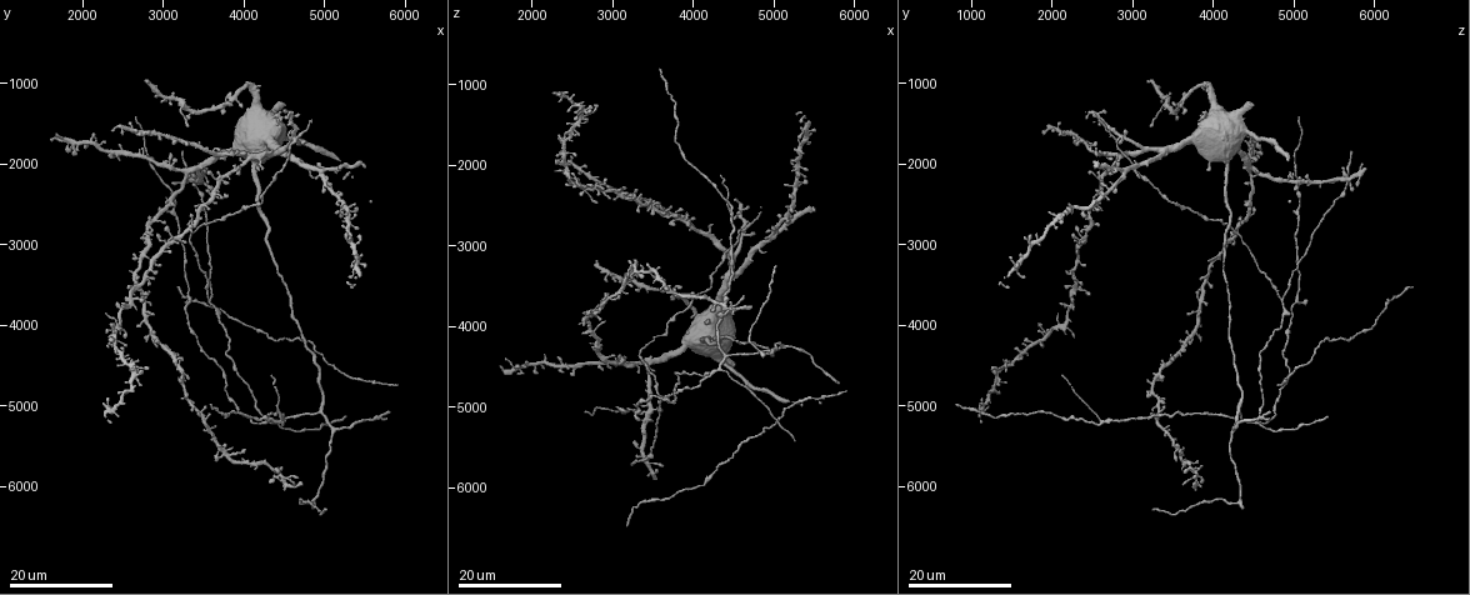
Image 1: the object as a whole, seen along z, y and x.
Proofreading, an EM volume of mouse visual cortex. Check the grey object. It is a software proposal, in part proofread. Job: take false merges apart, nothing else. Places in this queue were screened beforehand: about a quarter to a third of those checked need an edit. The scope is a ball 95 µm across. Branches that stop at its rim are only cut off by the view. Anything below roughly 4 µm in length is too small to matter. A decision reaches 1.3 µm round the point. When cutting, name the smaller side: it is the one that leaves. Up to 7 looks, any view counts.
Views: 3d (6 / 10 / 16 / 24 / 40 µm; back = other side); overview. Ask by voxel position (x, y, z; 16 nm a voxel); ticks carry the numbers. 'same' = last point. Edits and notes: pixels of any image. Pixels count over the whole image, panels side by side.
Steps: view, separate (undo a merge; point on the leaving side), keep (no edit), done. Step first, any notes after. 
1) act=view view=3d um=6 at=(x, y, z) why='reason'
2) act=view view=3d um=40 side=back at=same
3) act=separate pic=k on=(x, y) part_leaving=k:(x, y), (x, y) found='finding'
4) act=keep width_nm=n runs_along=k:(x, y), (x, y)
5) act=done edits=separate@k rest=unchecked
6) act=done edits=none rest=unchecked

act=view view=3d um=24 at=(4450, 5200, 2650) why='three-way junction'

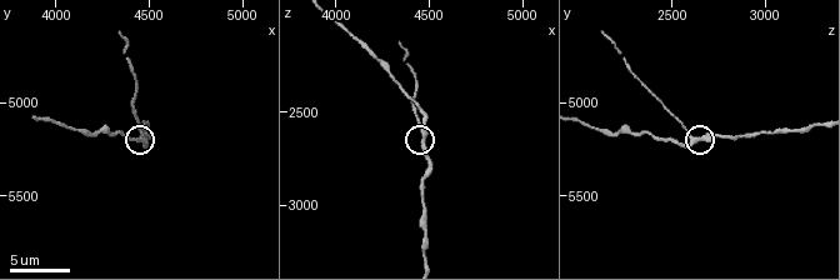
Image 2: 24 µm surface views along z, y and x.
act=view view=3d um=10 at=(4480, 5220, 2600)

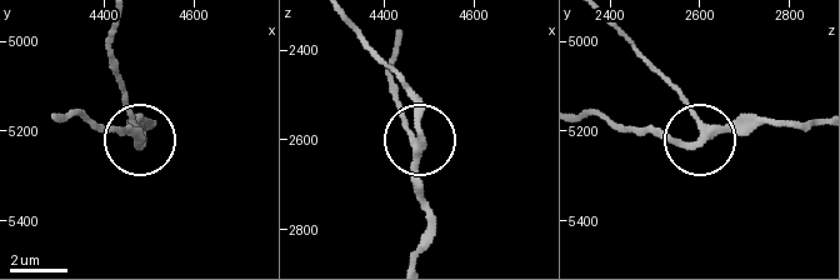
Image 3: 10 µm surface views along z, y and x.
act=keep width_nm=260 found='continuous, no second neuron'

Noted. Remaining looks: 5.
act=view view=3d um=16 at=(4950, 5050, 4300)

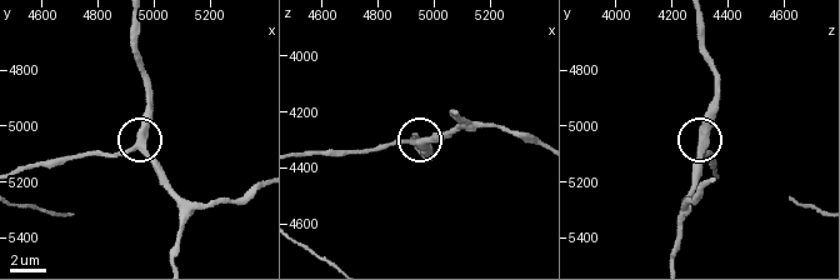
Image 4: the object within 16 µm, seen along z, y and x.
act=view view=3d um=10 at=(4940, 5070, 4310) why='zoom in'

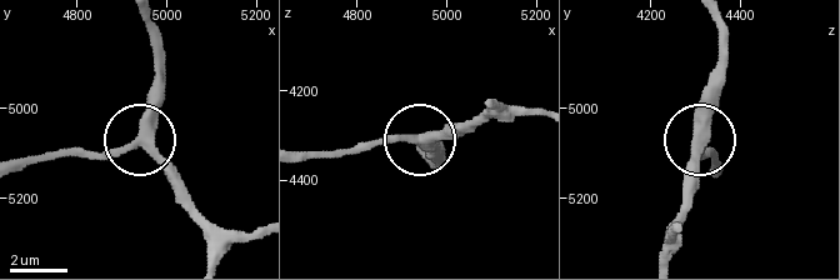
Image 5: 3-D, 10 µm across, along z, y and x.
act=view view=3d um=6 at=(4945, 5075, 4305) why='closer look'

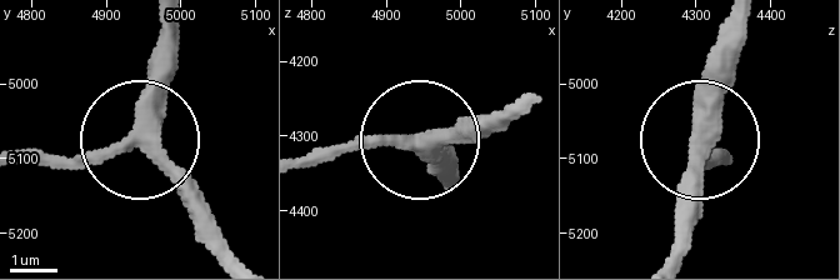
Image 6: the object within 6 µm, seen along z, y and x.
act=keep arms=3 found='continuous, no second neuron'

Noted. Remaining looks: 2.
act=view view=3d um=16 at=(3550, 3700, 4850) why='arms part here'

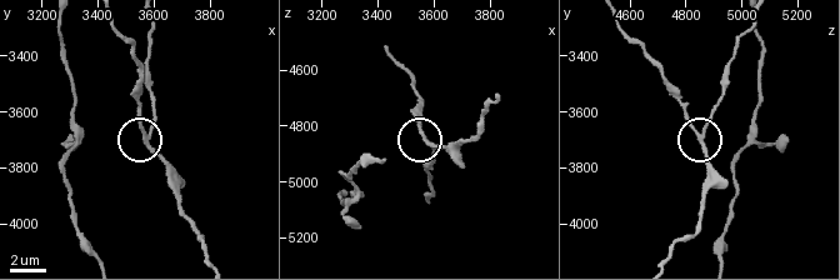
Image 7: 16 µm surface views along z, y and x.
act=view view=3d um=6 at=(3560, 3690, 4840)

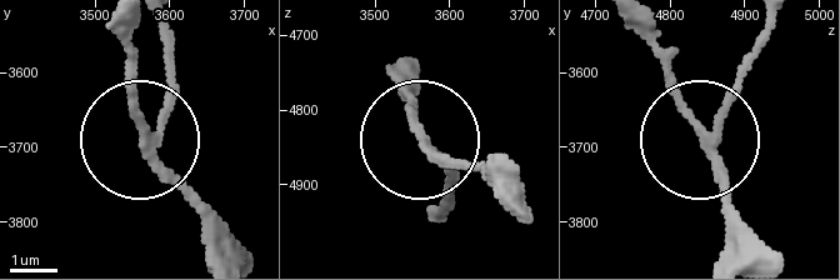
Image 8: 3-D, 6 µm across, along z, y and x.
act=keep width_nm=170 runs_along=8:(164, 29), (164, 100), (144, 129), (128, 29) found='all the same neuron'

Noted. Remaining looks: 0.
act=done edits=none rest=unchecked

